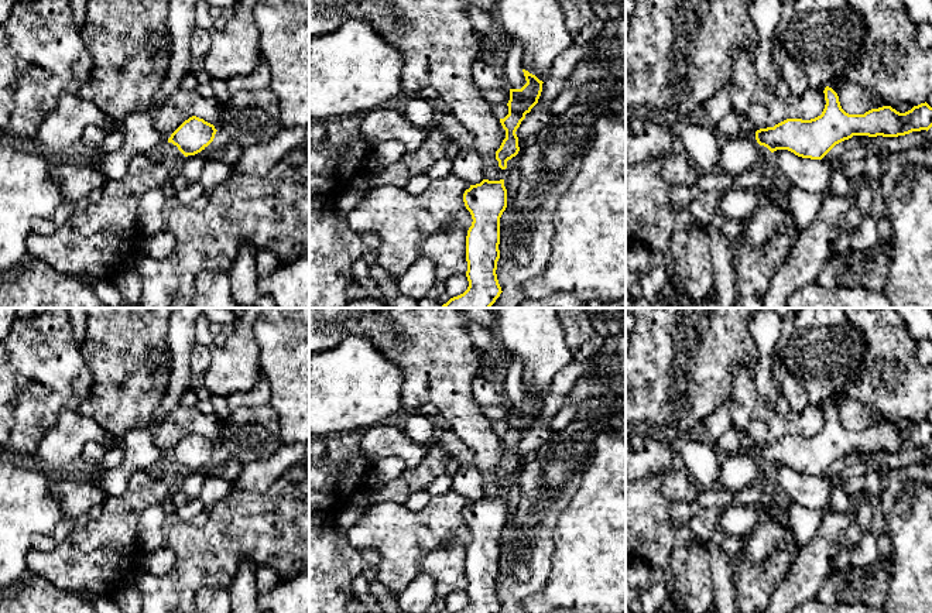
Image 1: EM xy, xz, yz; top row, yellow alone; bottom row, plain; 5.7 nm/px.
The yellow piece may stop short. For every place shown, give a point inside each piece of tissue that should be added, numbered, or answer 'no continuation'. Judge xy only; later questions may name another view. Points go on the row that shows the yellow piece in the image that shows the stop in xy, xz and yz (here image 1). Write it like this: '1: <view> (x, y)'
no continuation

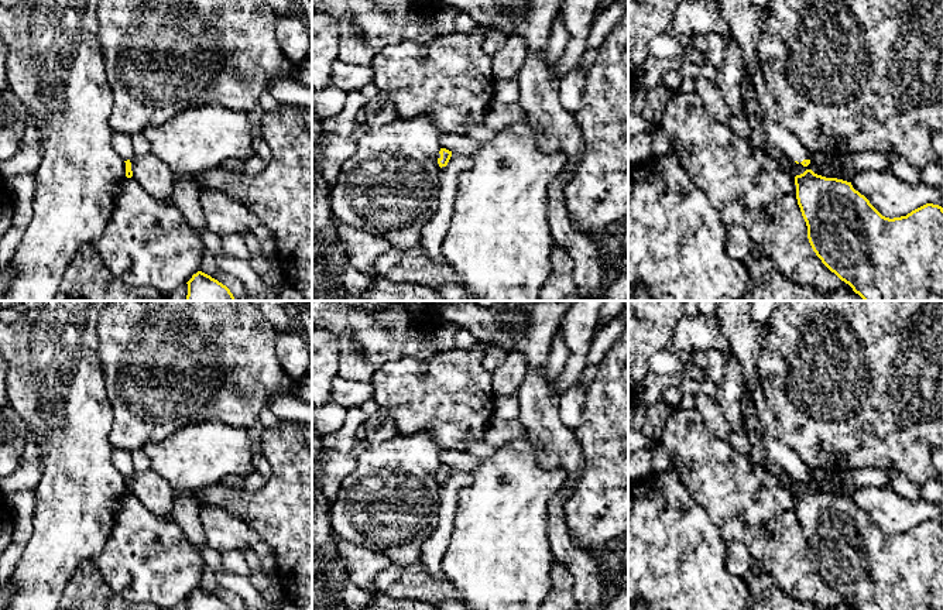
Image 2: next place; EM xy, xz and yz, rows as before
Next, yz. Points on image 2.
1: yz (782, 139)

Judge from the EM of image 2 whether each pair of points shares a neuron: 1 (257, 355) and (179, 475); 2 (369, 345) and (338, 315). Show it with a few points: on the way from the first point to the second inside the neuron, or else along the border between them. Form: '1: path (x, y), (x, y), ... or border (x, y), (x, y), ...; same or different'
1: border (182, 427), (219, 420), (247, 428); different
2: path (364, 336), (346, 322); same

